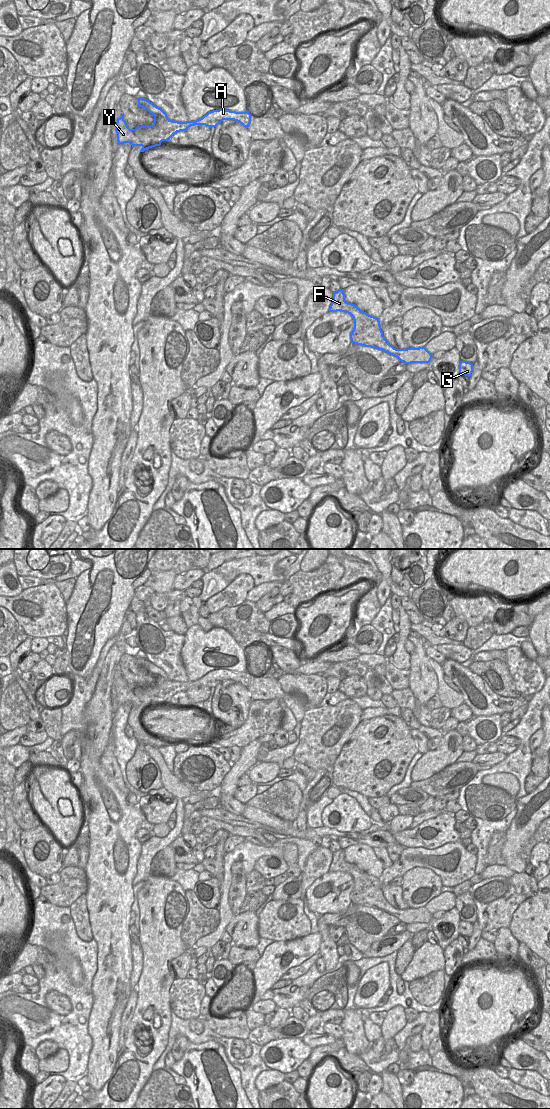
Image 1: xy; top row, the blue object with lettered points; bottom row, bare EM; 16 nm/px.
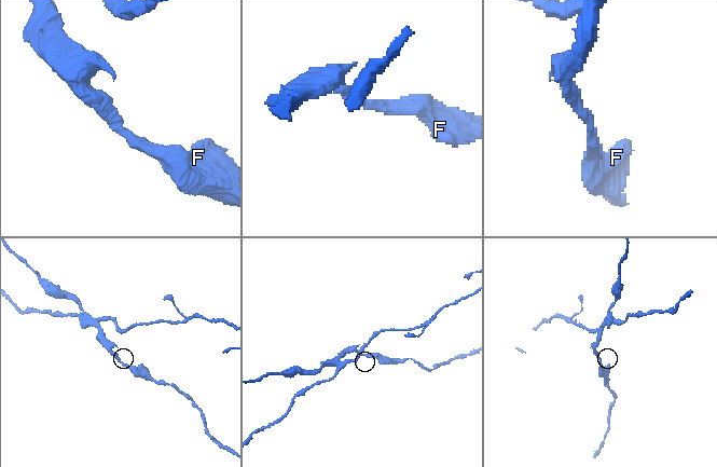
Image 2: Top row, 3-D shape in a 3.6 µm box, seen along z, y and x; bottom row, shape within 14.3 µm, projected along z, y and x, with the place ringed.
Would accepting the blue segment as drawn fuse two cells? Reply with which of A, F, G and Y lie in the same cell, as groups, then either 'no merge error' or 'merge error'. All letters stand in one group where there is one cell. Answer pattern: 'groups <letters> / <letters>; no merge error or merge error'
groups A Y / F G; merge error

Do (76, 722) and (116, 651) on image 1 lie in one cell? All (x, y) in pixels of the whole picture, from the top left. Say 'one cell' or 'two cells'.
two cells

